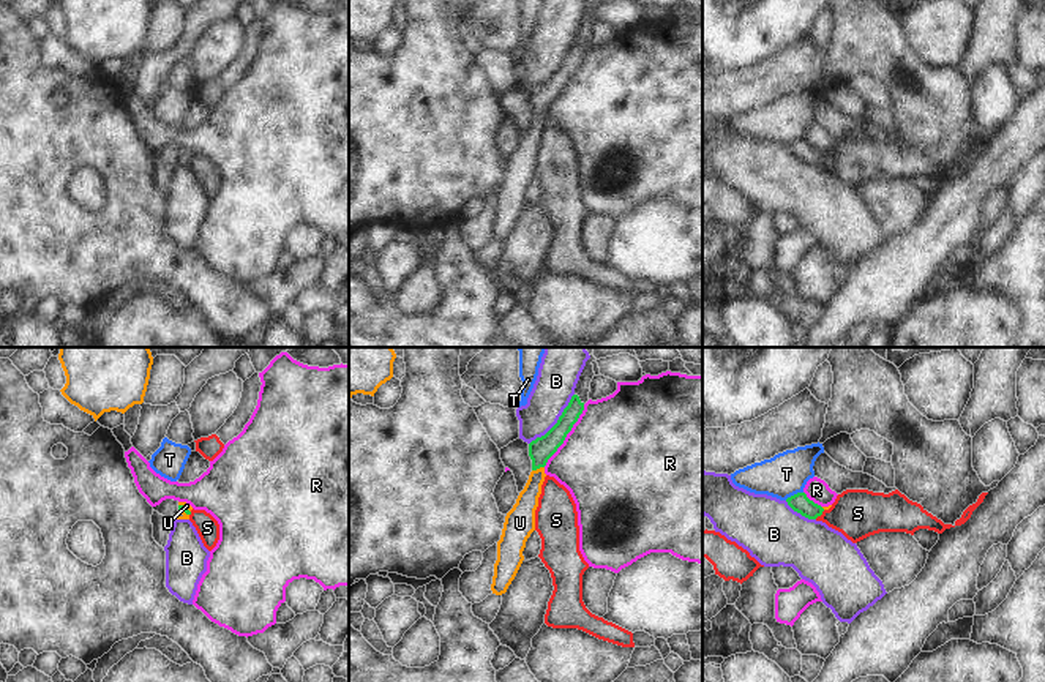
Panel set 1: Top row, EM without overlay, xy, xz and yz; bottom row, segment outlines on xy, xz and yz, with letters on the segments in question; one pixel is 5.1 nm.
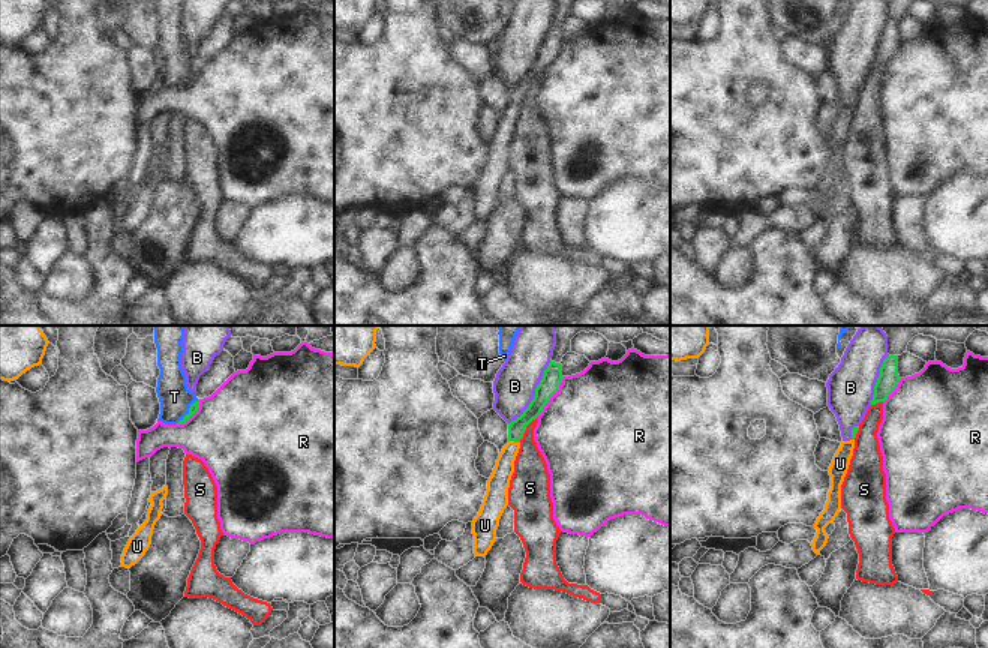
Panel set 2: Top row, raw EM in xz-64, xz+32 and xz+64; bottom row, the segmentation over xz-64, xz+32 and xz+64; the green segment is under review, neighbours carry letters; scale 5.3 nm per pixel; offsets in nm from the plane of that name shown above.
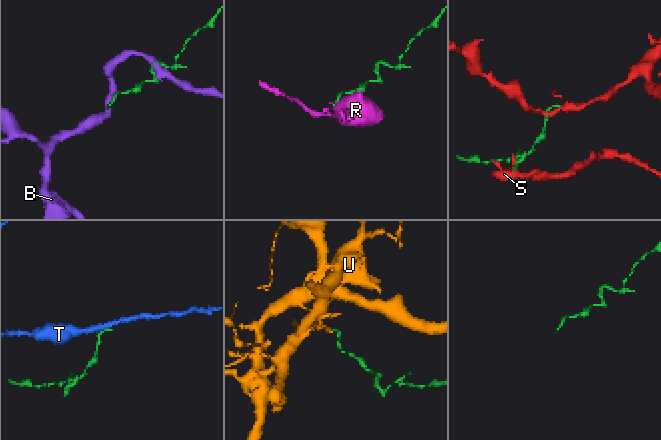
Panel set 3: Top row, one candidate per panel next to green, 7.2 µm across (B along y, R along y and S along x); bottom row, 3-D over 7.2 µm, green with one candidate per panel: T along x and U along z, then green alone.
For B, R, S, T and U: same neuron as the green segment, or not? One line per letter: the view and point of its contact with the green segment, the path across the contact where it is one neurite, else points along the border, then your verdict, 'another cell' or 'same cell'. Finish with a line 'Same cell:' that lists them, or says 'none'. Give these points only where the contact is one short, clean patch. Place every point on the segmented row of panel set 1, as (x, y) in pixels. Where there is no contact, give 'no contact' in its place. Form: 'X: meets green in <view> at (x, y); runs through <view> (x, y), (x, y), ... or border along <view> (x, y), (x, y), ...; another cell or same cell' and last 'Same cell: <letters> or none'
B: meets green in xz at (558, 422); another cell
R: meets green in xz at (565, 436); border along xz (584, 404), (564, 442), (543, 466); another cell
S: meets green in yz at (820, 515); another cell
T: meets green in yz at (793, 496); border along yz (802, 491), (785, 499); another cell
U: meets green in xz at (537, 468); runs through xz (542, 449), (537, 468), (537, 477), (523, 513); same cell
Same cell: U

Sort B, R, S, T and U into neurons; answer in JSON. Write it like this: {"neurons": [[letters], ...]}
{"neurons": [["B"], ["R"], ["S"], ["T"], ["U"]]}

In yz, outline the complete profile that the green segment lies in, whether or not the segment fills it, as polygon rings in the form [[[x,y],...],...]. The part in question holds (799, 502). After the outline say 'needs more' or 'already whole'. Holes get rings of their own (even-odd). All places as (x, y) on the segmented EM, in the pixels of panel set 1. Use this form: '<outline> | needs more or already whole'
[[[797,493],[786,499],[788,505],[808,519],[816,519],[824,508],[807,497],[805,493]]] | already whole

